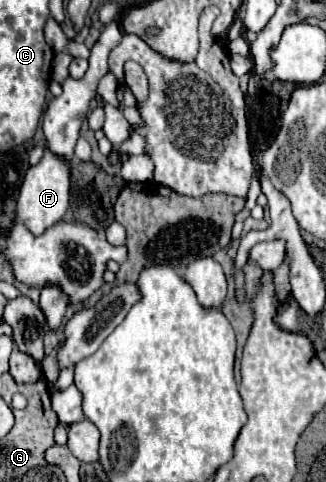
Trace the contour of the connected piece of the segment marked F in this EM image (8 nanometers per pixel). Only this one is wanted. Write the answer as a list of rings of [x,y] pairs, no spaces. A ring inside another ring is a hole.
[[[45,149],[43,159],[37,165],[31,165],[23,179],[19,199],[17,199],[17,217],[29,231],[35,231],[35,235],[41,235],[47,227],[51,227],[51,223],[57,223],[59,219],[63,219],[67,215],[69,187],[71,187],[69,161],[61,155],[55,155],[53,151]]]

